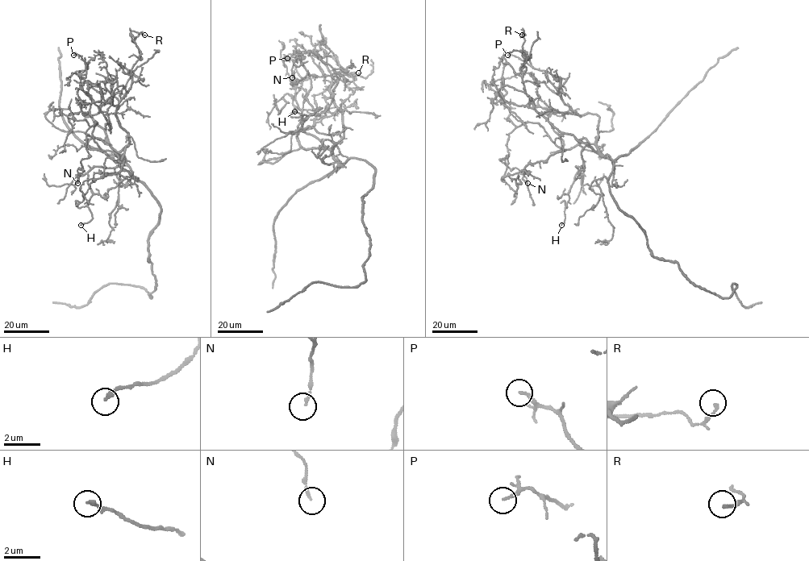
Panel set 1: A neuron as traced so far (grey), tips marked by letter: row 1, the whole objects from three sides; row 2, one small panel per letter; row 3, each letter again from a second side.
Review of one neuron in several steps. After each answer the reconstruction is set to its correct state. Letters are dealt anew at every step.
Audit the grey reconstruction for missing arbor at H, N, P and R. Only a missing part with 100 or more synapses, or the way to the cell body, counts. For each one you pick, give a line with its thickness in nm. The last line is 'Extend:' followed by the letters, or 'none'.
Extend: none

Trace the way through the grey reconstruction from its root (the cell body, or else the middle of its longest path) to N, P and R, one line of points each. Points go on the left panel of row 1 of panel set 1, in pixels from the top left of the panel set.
N: (157, 201), (109, 144), (91, 139), (88, 147), (102, 149), (96, 122), (77, 183)
P: (157, 201), (108, 143), (106, 132), (83, 114), (99, 111), (102, 95), (78, 75), (87, 64), (73, 55)
R: (157, 201), (118, 155), (129, 136), (115, 111), (131, 86), (131, 68), (140, 53), (131, 31), (144, 35)

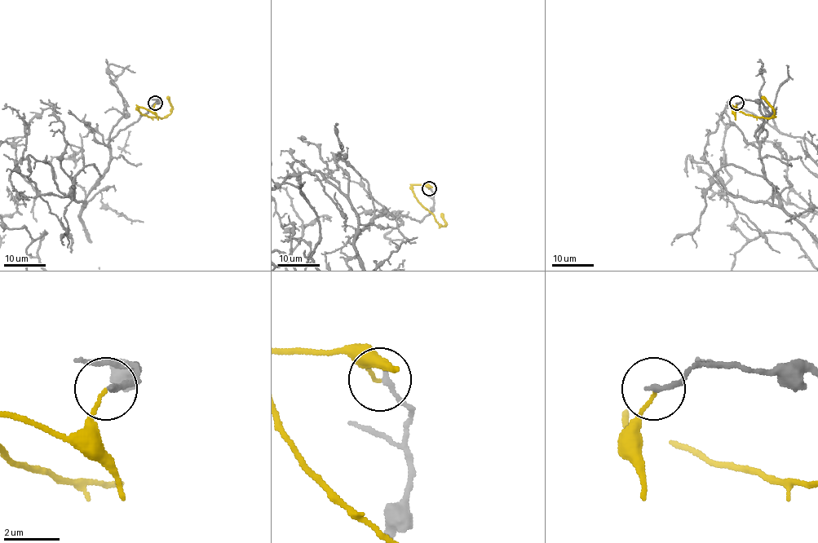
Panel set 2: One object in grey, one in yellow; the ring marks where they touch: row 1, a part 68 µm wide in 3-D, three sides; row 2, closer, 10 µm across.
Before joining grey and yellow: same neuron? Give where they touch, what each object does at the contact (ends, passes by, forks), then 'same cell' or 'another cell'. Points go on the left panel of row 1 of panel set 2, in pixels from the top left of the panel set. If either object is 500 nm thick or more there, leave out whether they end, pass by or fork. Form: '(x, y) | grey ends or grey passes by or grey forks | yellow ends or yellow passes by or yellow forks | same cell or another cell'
(155, 103) | grey ends | yellow ends | another cell

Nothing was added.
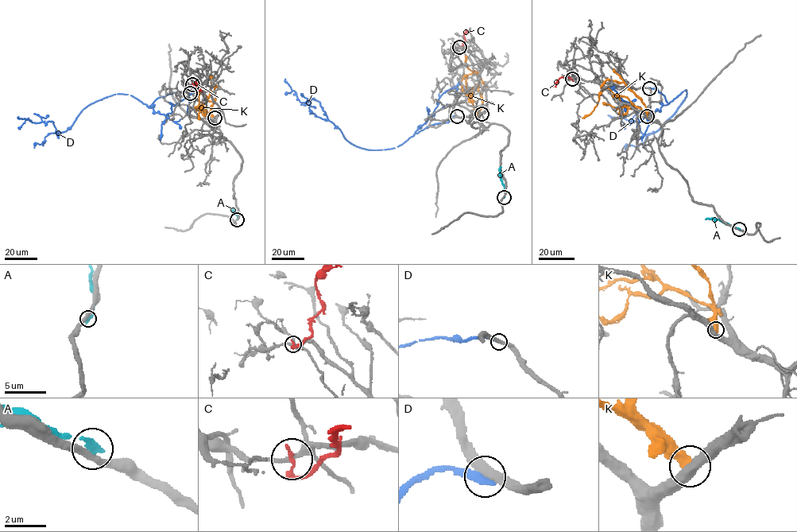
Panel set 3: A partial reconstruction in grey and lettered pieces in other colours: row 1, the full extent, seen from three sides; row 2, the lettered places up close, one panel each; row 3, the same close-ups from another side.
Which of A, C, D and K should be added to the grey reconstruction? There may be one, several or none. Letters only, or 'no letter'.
no letter

